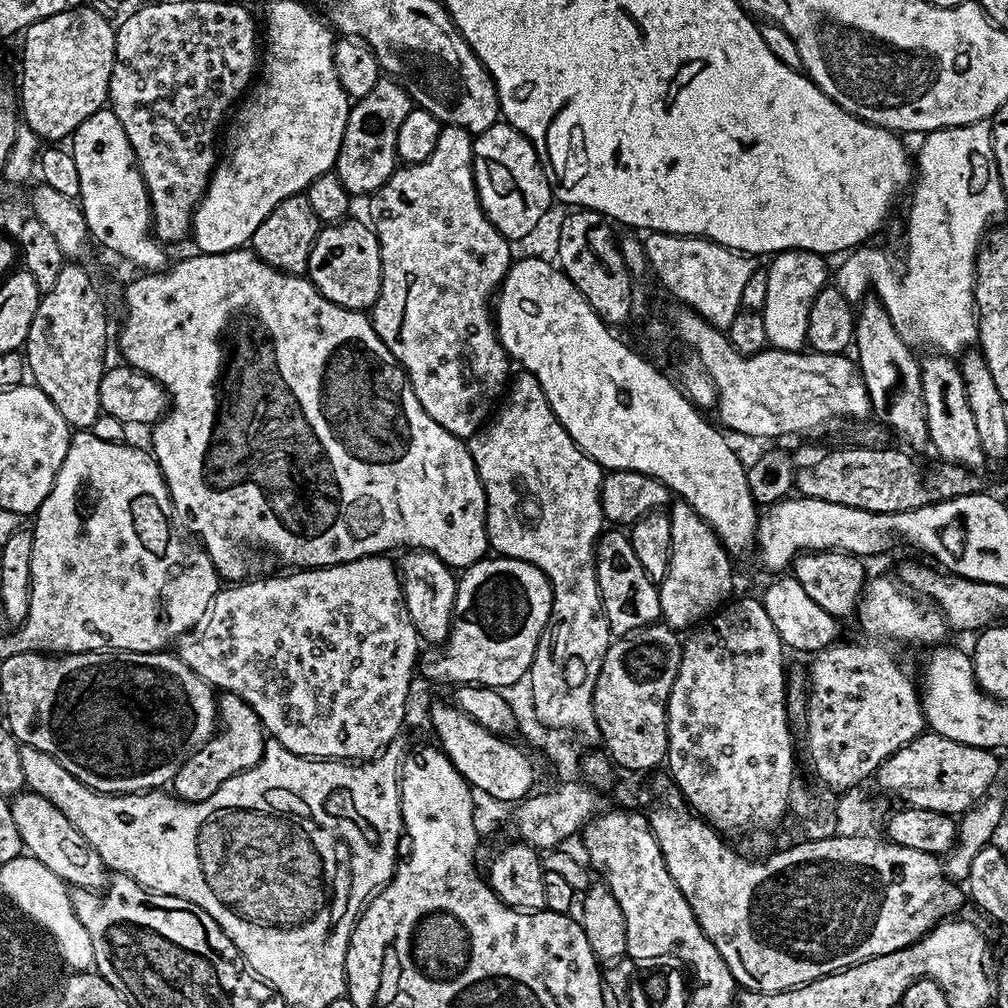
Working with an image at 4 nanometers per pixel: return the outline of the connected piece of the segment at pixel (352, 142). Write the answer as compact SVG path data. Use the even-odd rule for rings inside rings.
M381 78L370 94L359 97L349 107L346 130L342 134L342 146L334 169L334 175L342 182L349 197L371 197L396 171L398 130L402 130L402 122L406 122L406 114L410 114L413 107L405 88L391 78Z

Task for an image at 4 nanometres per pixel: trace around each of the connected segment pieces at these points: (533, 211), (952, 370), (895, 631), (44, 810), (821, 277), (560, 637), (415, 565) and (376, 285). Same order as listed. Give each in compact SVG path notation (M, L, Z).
M497 121L473 139L472 166L480 205L491 224L510 242L530 235L554 200L533 144L511 124Z
M932 354L920 360L920 377L922 378L922 402L924 417L928 423L929 441L941 452L943 459L965 466L976 466L985 459L980 448L978 433L975 430L974 417L967 405L967 394L960 365L951 355Z
M876 576L865 579L864 592L854 611L854 620L868 636L877 636L880 640L897 640L900 644L930 644L936 646L946 633L943 615L935 607L921 602L915 595L909 594L899 579L888 576Z
M23 790L11 797L14 826L18 826L18 838L22 838L24 852L42 862L43 866L52 870L58 878L72 888L91 888L100 890L106 884L106 869L98 850L74 830L74 822L54 806L42 794L31 790Z
M791 248L789 252L778 252L771 257L772 265L766 268L766 302L762 309L766 338L773 349L781 352L798 352L805 347L808 336L808 315L812 299L829 283L825 257L819 252L807 252Z
M521 371L519 375L517 380L515 377L511 381L506 399L499 405L494 418L489 419L473 436L467 437L468 453L486 494L489 549L497 557L532 563L552 585L552 613L542 630L530 671L538 718L547 727L574 731L588 744L596 746L601 739L592 706L610 643L608 619L596 577L596 542L606 528L600 505L600 484L604 480L605 469L588 457L576 445L574 438L570 438L562 422L558 422L546 394L540 389L538 378L526 371Z
M408 550L398 560L400 586L404 590L406 610L416 627L416 634L428 646L440 646L452 628L452 611L456 605L457 573L442 563L433 552Z
M348 218L343 222L321 227L308 255L306 276L307 279L311 280L312 285L330 302L343 308L368 310L376 303L380 293L380 240L367 223L359 224L358 221L352 219Z

